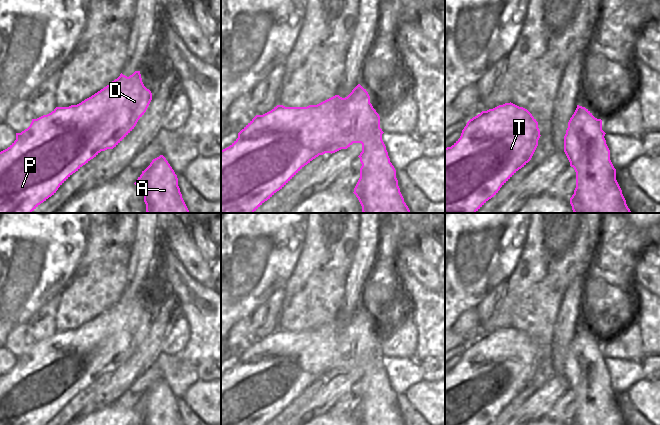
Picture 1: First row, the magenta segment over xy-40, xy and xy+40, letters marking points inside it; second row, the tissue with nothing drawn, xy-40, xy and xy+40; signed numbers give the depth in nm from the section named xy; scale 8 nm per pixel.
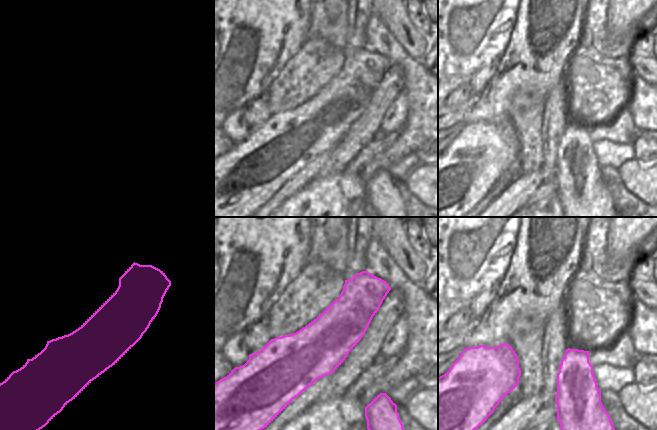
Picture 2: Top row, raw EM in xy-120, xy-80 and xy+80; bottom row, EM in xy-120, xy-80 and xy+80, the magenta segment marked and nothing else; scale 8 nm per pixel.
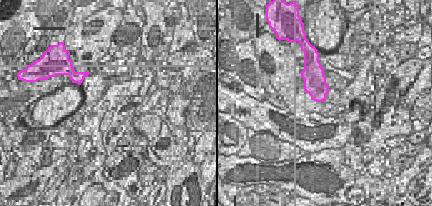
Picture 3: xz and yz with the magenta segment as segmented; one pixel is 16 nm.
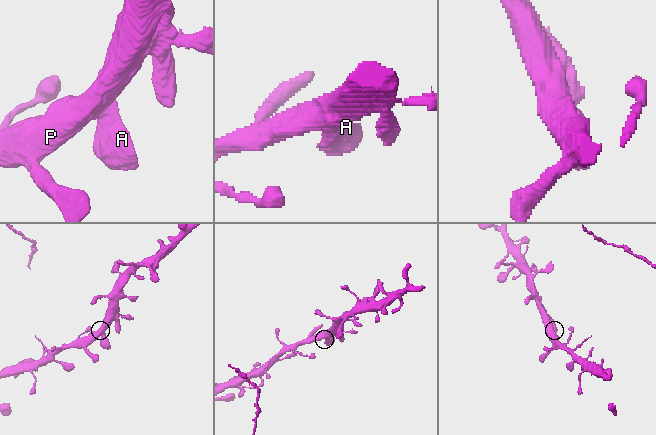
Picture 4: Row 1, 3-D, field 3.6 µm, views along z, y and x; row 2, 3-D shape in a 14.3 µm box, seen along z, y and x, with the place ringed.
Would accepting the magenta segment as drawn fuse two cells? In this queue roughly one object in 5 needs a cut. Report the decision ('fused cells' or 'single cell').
single cell

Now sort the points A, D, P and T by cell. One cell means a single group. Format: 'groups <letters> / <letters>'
groups A D P T

